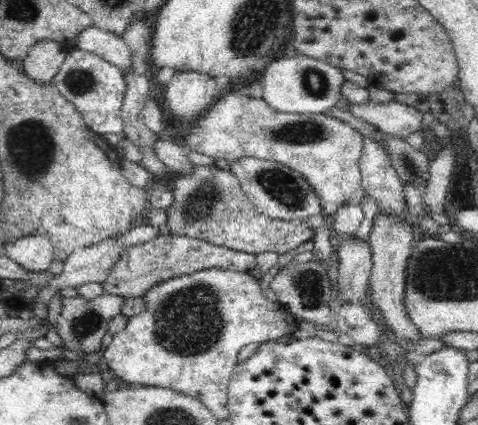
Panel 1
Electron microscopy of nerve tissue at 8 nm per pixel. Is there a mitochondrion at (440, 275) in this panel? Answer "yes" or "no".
yes

